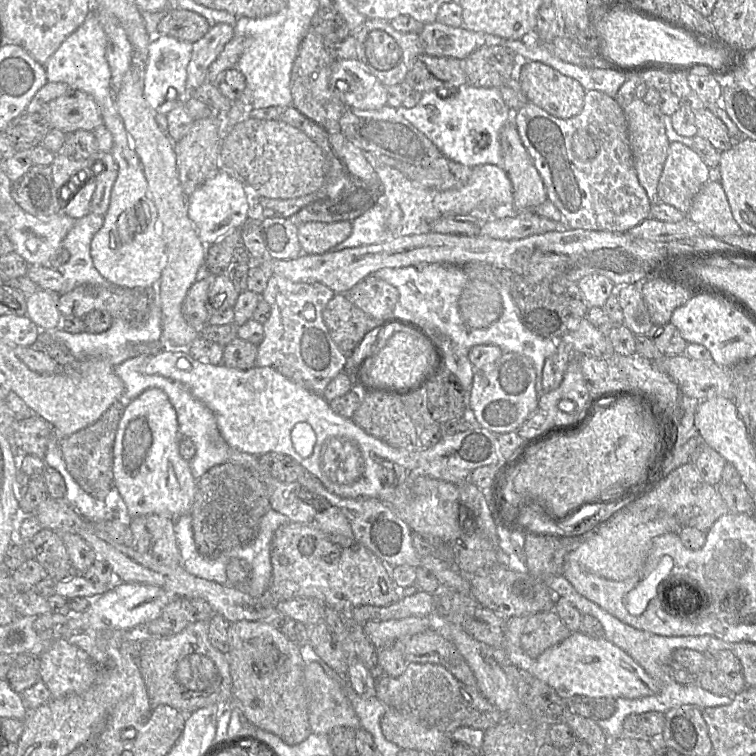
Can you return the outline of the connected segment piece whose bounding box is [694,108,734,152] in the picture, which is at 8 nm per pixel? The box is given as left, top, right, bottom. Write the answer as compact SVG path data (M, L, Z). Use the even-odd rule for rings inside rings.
M710 108L694 111L697 135L708 140L719 152L729 150L733 145L726 125Z

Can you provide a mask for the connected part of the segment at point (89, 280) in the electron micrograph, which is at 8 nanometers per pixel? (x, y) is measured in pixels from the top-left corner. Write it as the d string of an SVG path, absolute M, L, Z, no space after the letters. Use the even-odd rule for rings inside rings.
M93 212L76 220L74 227L62 241L70 251L69 260L57 270L68 283L75 286L119 287L108 282L95 268L90 254L91 240L104 222L102 215Z

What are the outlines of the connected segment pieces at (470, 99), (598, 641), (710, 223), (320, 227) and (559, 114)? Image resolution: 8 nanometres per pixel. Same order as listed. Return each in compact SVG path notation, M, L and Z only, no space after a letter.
M469 84L452 94L446 89L424 92L413 108L403 105L397 112L429 138L446 158L468 167L485 164L502 168L503 156L500 134L503 127L513 120L513 112L504 102L499 88L482 88Z
M581 631L572 632L561 643L545 650L531 662L529 672L551 686L564 699L571 699L578 695L592 698L612 697L615 699L635 699L654 695L659 692L658 683L624 650L608 641L605 637L593 638Z
M708 181L694 197L687 218L695 223L704 235L722 238L727 235L744 234L734 220L728 199L720 182Z
M351 221L307 222L298 226L302 254L324 254L346 240L352 232Z
M521 61L517 70L517 79L528 101L550 115L560 119L569 119L582 112L586 96L585 89L577 80L554 68L537 61Z

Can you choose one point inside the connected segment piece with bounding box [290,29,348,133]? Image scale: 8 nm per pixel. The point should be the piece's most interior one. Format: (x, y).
(312, 95)

